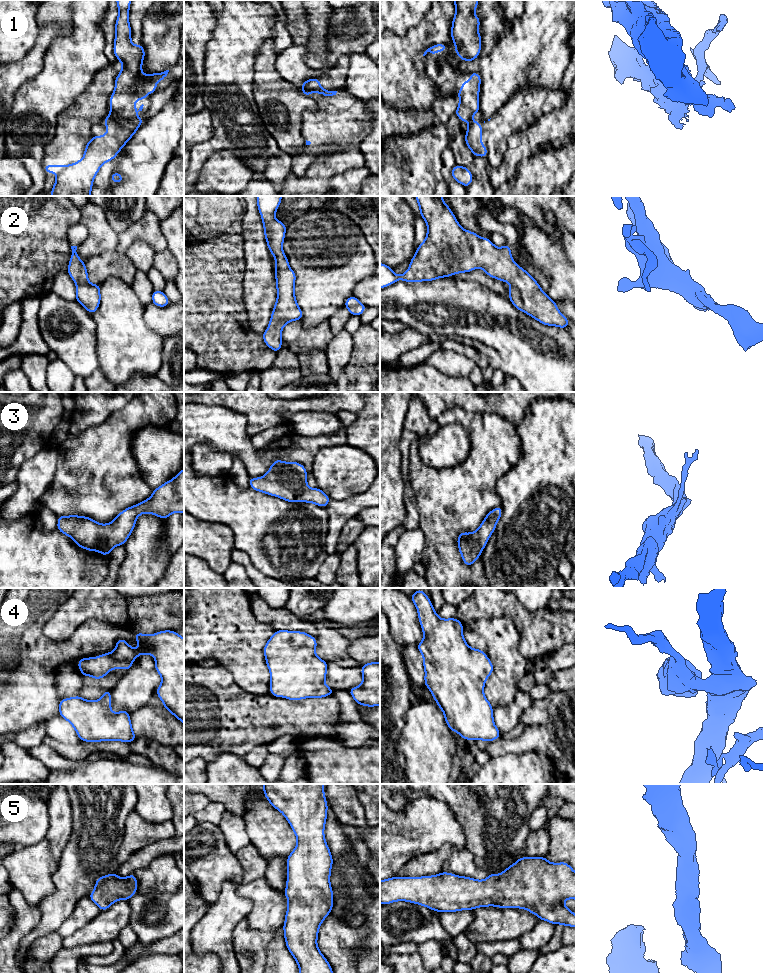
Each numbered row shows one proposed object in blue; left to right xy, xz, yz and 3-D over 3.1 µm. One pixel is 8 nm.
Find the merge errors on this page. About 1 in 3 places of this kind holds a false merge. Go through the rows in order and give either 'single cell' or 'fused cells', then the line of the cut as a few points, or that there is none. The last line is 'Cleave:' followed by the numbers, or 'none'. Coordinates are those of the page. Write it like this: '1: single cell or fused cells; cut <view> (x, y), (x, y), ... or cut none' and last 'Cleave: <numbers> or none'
1: fused cells; cut xz (301, 87), (322, 93), (329, 91)
2: single cell; cut none
3: single cell; cut none
4: single cell; cut none
5: single cell; cut none
Cleave: 1

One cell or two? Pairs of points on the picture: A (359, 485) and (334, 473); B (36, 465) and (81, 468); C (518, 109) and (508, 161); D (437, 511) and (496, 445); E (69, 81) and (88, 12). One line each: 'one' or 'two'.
A: one
B: two
C: two
D: one
E: one

